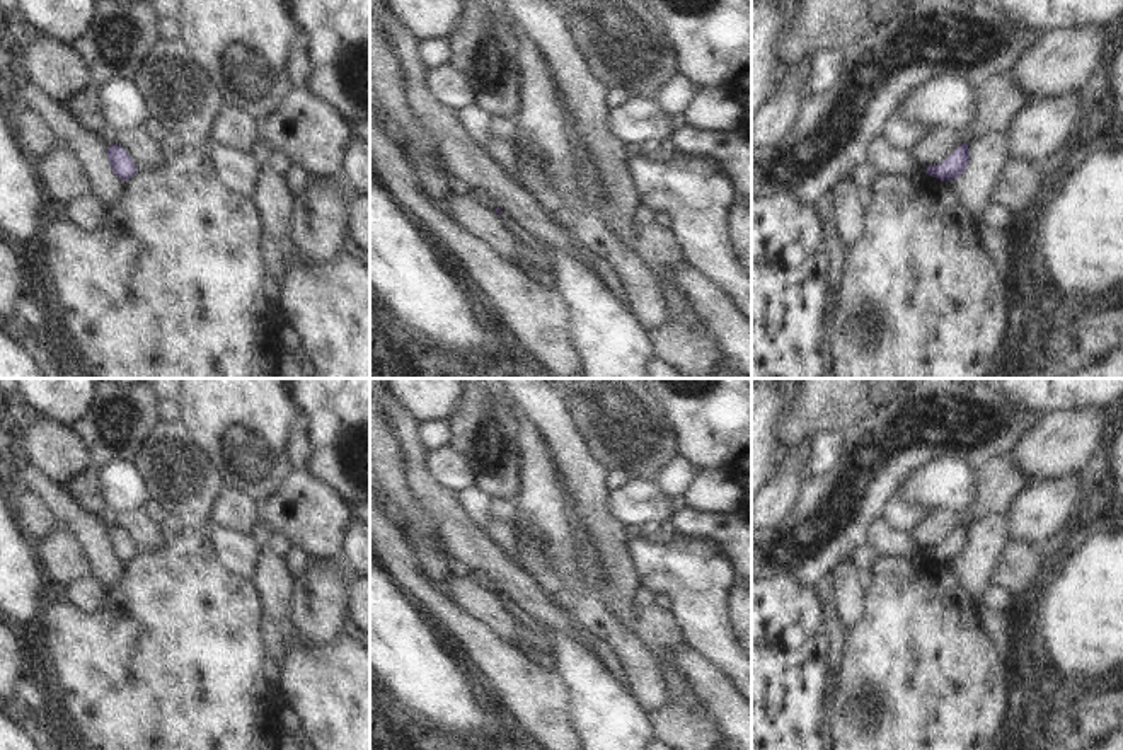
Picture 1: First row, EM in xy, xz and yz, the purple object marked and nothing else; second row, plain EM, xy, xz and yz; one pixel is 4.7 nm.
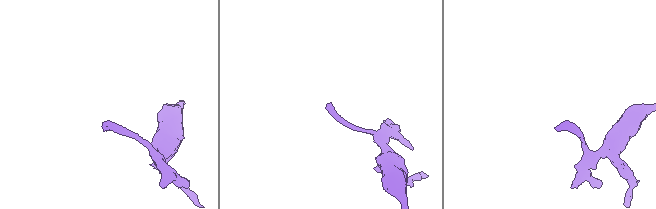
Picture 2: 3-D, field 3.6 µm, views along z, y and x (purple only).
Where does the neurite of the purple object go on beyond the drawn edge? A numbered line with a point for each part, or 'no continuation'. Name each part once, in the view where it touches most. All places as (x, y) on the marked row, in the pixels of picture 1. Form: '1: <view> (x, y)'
no continuation.

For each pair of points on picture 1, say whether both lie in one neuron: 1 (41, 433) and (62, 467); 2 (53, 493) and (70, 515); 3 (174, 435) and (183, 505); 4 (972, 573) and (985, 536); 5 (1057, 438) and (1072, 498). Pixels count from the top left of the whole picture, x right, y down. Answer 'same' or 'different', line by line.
1: same
2: same
3: same
4: same
5: different

